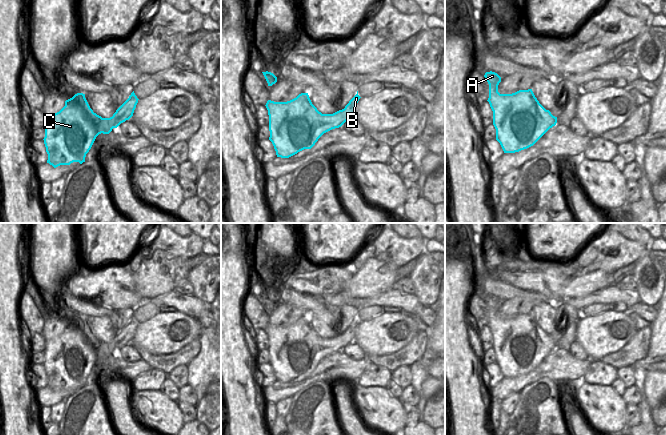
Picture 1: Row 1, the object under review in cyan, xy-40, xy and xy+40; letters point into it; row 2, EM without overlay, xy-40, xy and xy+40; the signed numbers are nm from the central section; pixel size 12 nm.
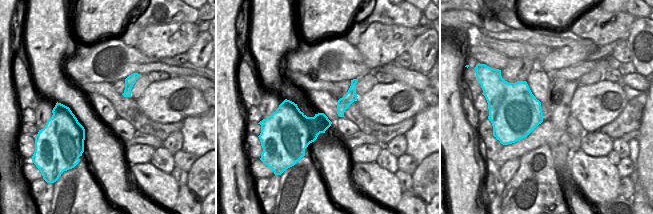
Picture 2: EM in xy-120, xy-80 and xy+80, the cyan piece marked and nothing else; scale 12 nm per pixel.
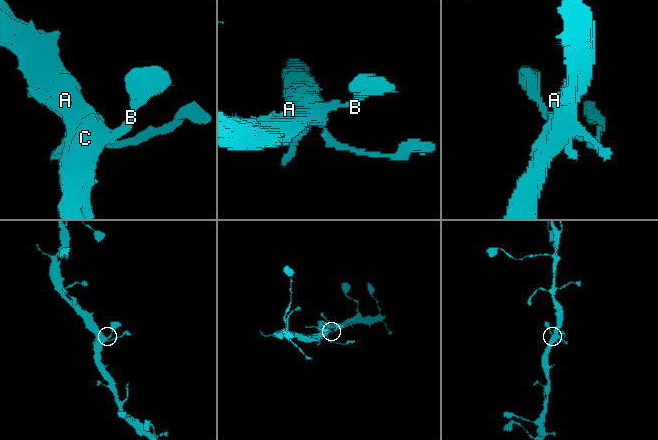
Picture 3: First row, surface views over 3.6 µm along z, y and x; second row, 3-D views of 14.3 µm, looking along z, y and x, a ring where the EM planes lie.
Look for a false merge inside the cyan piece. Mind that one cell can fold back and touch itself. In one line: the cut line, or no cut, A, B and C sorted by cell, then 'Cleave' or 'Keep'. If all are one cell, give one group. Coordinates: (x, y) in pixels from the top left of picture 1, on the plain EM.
No split. Groups: A B C. Keep.

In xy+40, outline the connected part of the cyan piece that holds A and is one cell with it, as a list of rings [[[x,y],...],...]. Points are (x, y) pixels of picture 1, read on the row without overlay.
[[[492,295],[486,296],[484,301],[489,308],[487,325],[493,335],[496,364],[504,377],[515,377],[533,370],[556,349],[557,341],[539,327],[532,313],[500,318],[501,301]]]

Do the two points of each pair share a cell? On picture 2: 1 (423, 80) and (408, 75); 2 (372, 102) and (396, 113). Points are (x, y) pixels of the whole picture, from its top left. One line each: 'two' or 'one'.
1: one
2: one

